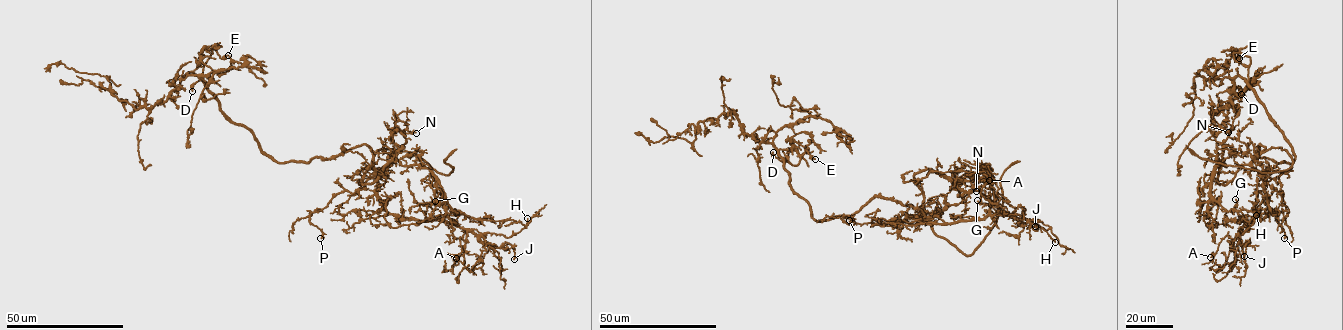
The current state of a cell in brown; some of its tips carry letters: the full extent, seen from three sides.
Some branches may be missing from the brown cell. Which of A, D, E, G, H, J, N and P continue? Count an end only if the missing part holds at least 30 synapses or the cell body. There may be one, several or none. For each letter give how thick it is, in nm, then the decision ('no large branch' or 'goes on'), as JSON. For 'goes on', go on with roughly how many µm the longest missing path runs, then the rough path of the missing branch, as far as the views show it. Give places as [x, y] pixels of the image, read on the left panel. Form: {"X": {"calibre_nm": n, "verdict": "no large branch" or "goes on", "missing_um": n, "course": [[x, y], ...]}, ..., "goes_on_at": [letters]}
{"A": {"calibre_nm": 120, "verdict": "no large branch"}, "D": {"calibre_nm": 280, "verdict": "no large branch"}, "E": {"calibre_nm": 240, "verdict": "no large branch"}, "G": {"calibre_nm": 160, "verdict": "no large branch"}, "H": {"calibre_nm": 100, "verdict": "no large branch"}, "J": {"calibre_nm": 130, "verdict": "no large branch"}, "N": {"calibre_nm": 300, "verdict": "no large branch"}, "P": {"calibre_nm": 240, "verdict": "no large branch"}, "goes_on_at": []}

